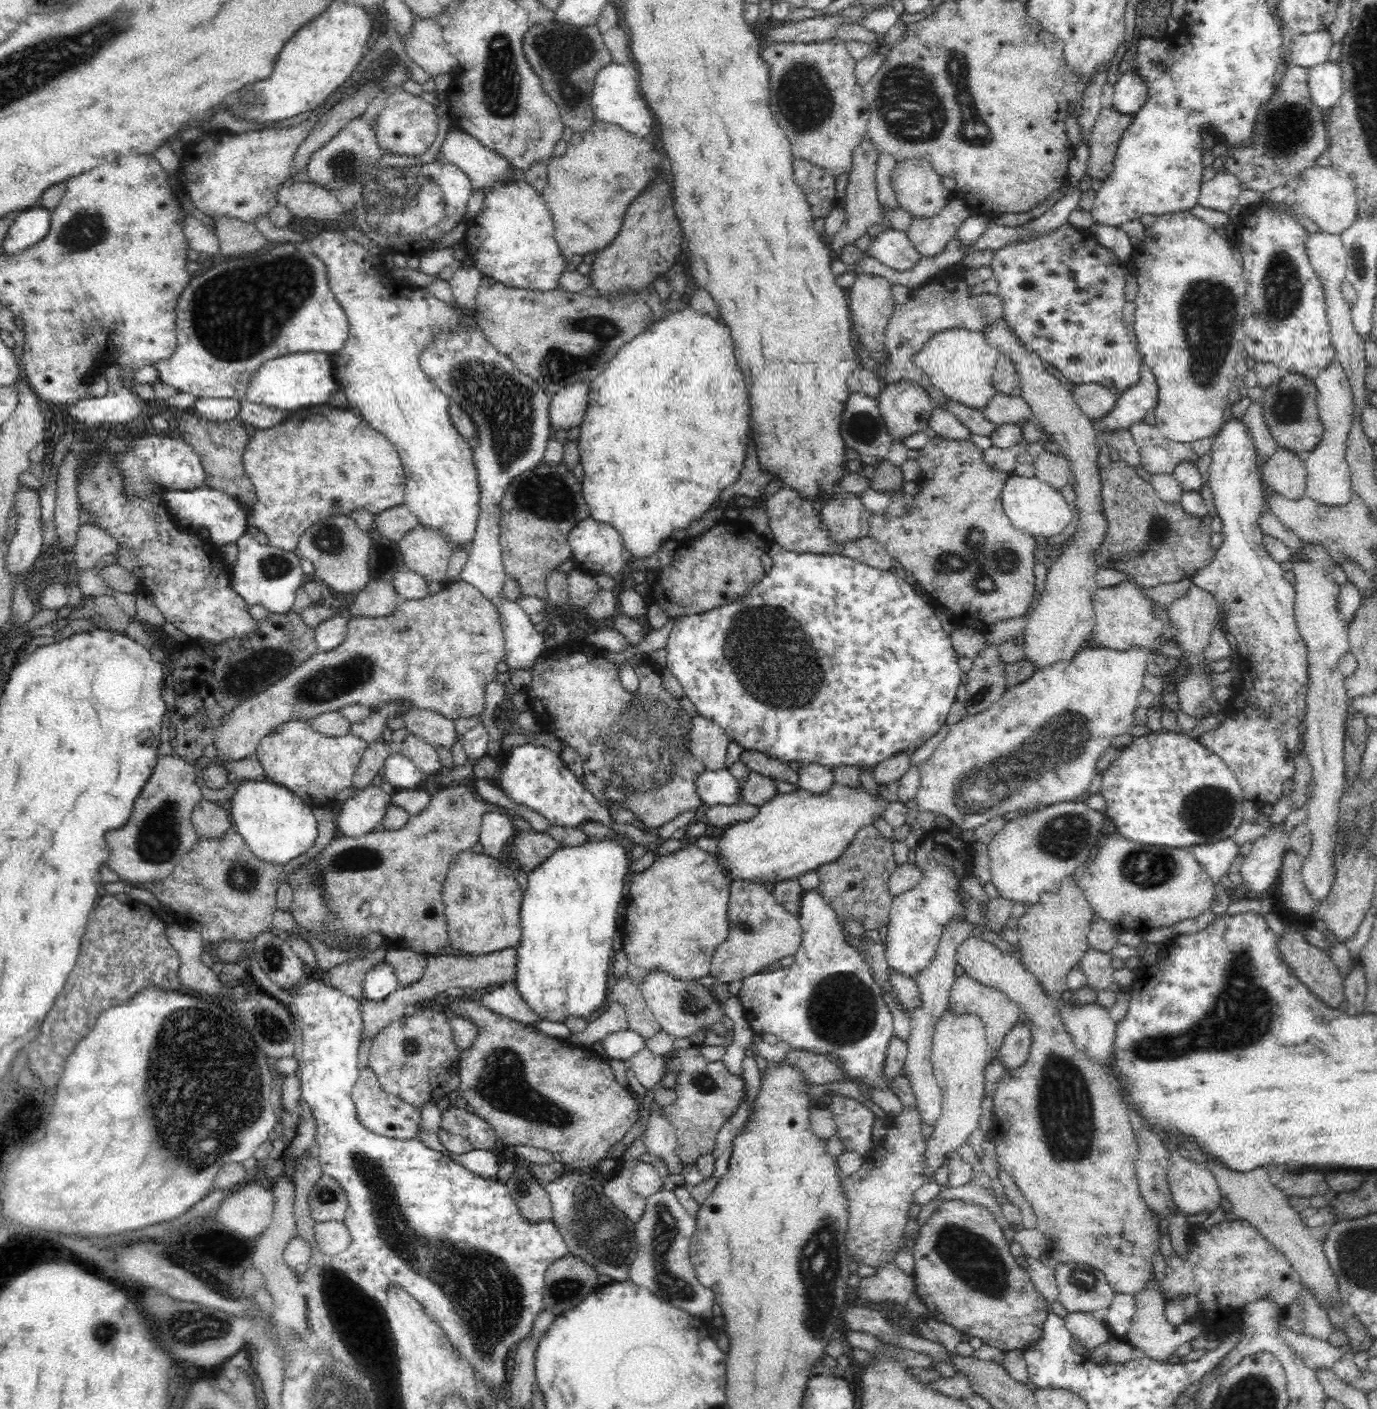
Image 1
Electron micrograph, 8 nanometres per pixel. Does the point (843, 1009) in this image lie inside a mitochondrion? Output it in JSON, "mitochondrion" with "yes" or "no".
{"mitochondrion":"yes"}

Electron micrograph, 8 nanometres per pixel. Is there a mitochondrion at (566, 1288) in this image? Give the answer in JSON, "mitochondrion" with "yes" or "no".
{"mitochondrion":"yes"}

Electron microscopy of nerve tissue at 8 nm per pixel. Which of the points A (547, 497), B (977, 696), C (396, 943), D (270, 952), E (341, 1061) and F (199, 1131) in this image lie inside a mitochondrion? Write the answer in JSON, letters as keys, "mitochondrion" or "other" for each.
{"A":"mitochondrion","B":"mitochondrion","C":"other","D":"mitochondrion","E":"other","F":"mitochondrion"}

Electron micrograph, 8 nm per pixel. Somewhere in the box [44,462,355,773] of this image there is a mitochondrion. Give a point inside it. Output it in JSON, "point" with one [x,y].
{"point":[262,670]}

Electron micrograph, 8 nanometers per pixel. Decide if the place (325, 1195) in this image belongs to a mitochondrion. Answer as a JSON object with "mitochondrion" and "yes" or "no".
{"mitochondrion":"yes"}

